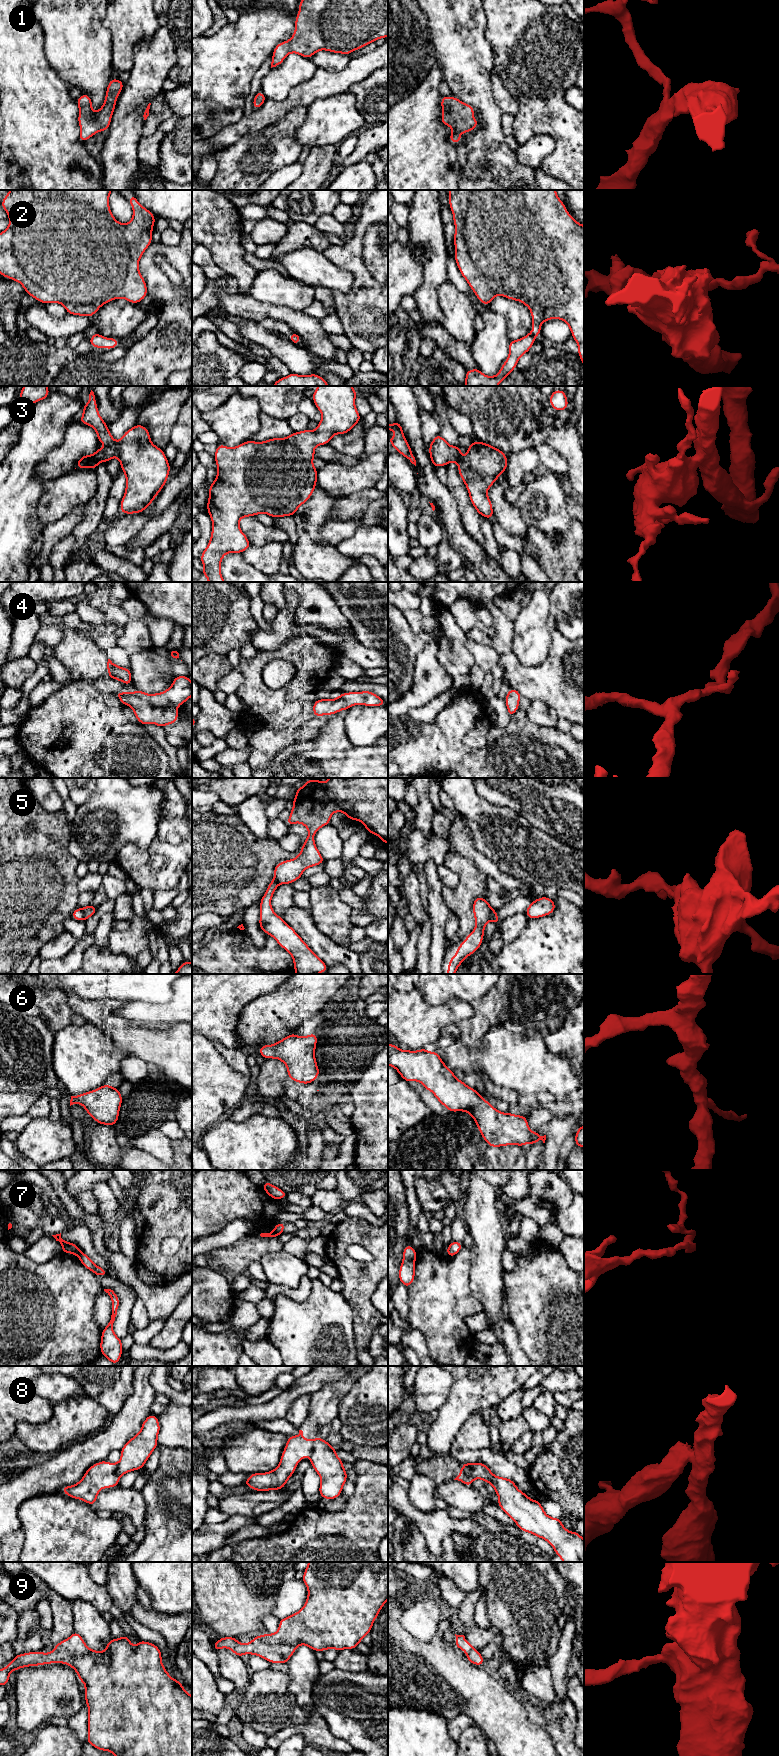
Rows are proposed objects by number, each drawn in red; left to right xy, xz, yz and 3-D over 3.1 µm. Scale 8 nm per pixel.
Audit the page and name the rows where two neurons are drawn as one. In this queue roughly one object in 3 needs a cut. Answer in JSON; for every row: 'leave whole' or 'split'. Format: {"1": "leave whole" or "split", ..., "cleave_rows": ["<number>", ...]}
{"1": "leave whole", "2": "split", "3": "leave whole", "4": "leave whole", "5": "split", "6": "leave whole", "7": "split", "8": "split", "9": "leave whole", "cleave_rows": ["2", "5", "7", "8"]}

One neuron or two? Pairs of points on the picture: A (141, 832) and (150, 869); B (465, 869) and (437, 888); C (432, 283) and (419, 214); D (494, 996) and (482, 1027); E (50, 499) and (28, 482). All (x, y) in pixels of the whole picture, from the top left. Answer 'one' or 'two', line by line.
A: two
B: two
C: one
D: one
E: two

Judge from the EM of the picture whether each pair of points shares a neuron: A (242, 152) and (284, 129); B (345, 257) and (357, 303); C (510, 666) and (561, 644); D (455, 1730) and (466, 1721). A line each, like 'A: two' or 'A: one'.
A: one
B: one
C: one
D: one

